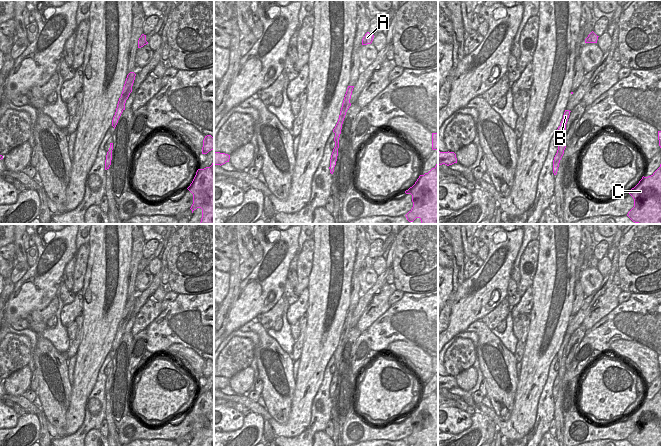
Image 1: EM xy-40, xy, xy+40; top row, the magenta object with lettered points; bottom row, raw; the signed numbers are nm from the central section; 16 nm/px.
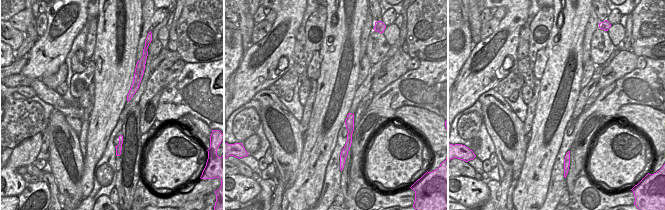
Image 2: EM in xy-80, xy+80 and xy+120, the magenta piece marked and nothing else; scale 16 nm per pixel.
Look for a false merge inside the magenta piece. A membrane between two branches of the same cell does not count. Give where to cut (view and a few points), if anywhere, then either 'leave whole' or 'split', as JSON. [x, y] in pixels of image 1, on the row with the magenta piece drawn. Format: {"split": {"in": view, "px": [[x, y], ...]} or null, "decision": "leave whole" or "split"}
{"split": {"in": "xy+40", "px": [[564, 141], [559, 143]]}, "decision": "split"}

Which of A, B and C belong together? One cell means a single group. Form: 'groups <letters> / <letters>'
groups A B / C

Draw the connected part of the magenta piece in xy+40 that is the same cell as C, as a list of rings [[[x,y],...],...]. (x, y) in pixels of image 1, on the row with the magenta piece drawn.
[[[658,131],[658,140],[660,167],[651,176],[643,176],[628,192],[634,199],[634,207],[627,216],[638,224],[662,224],[662,131]]]

